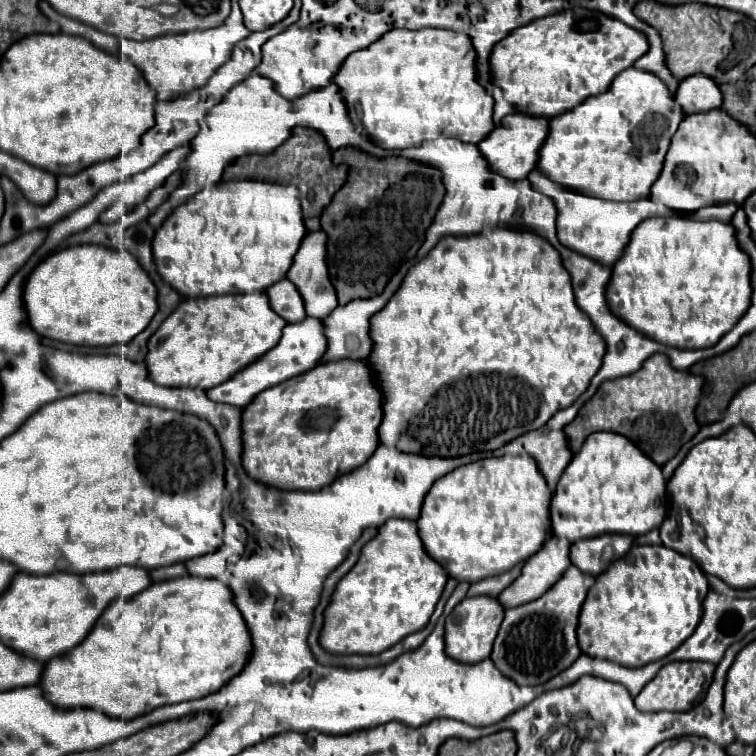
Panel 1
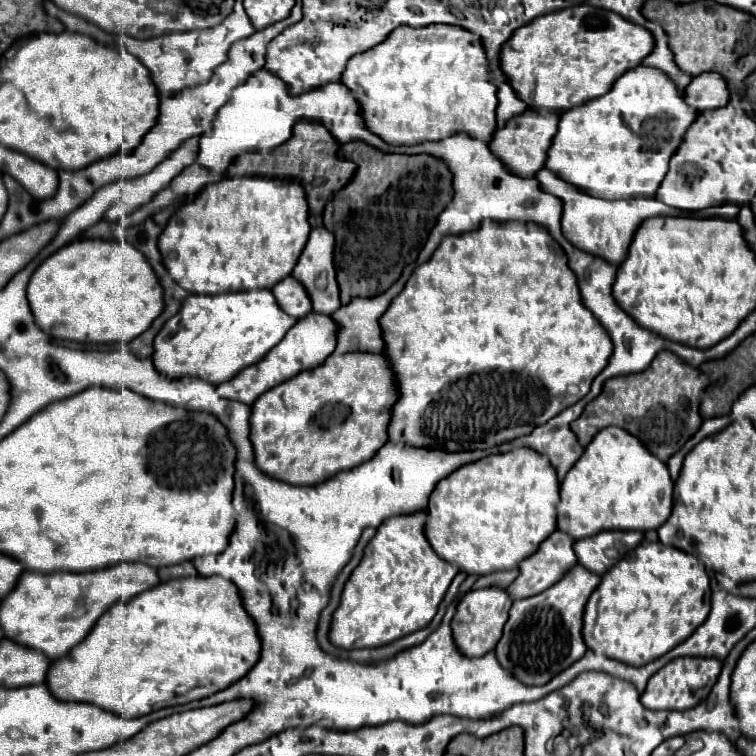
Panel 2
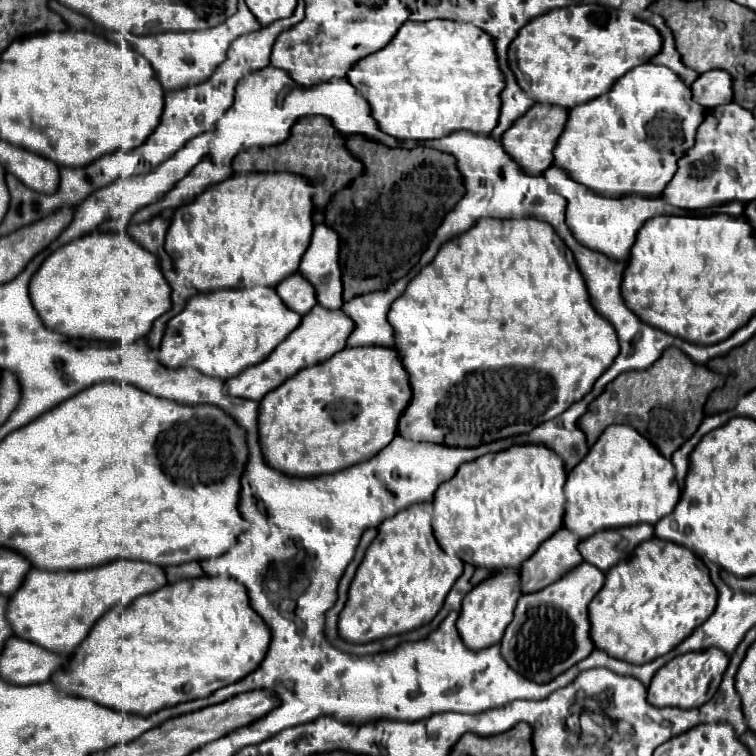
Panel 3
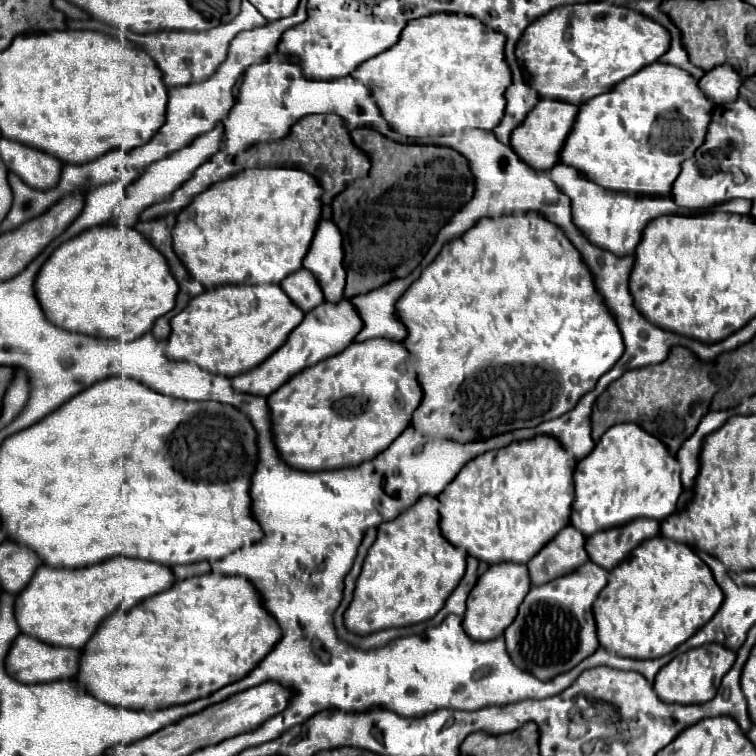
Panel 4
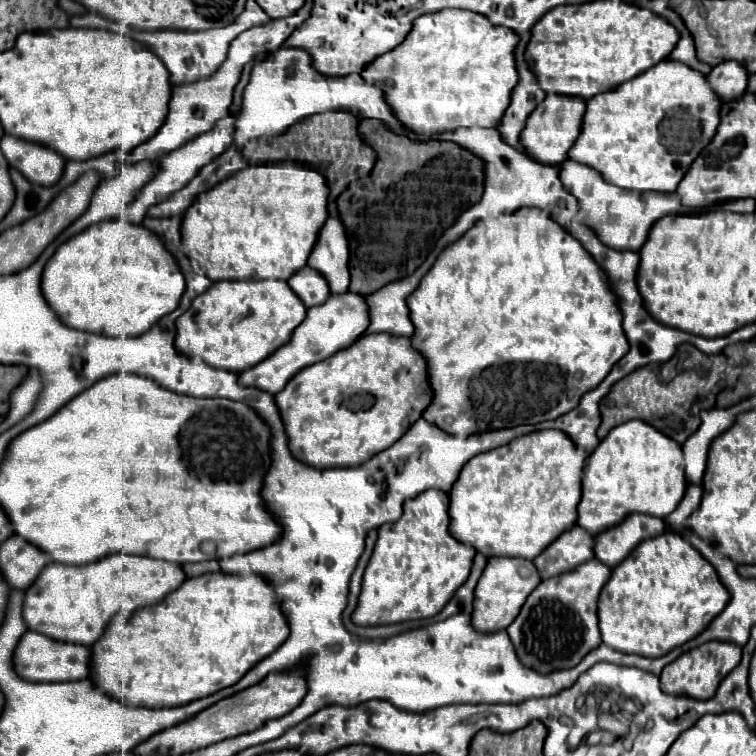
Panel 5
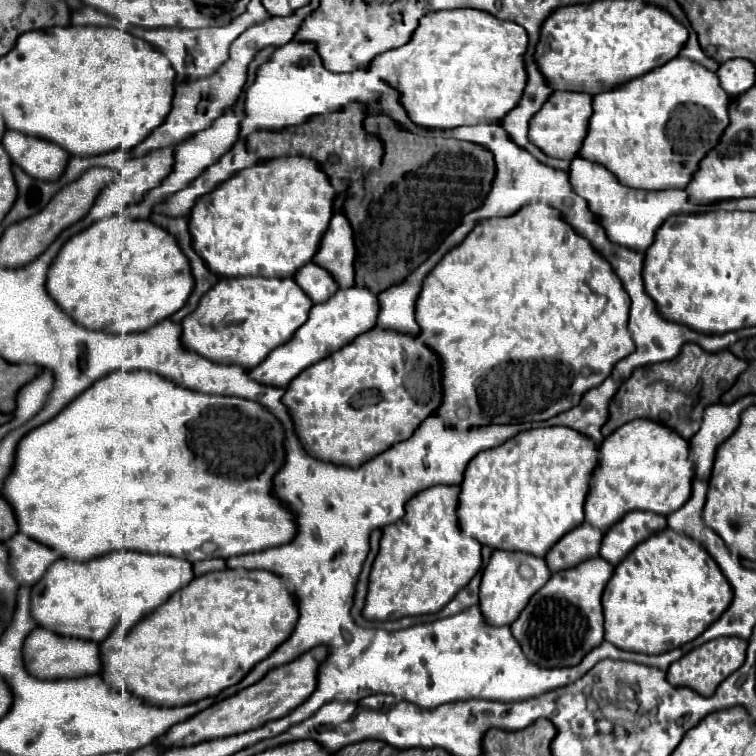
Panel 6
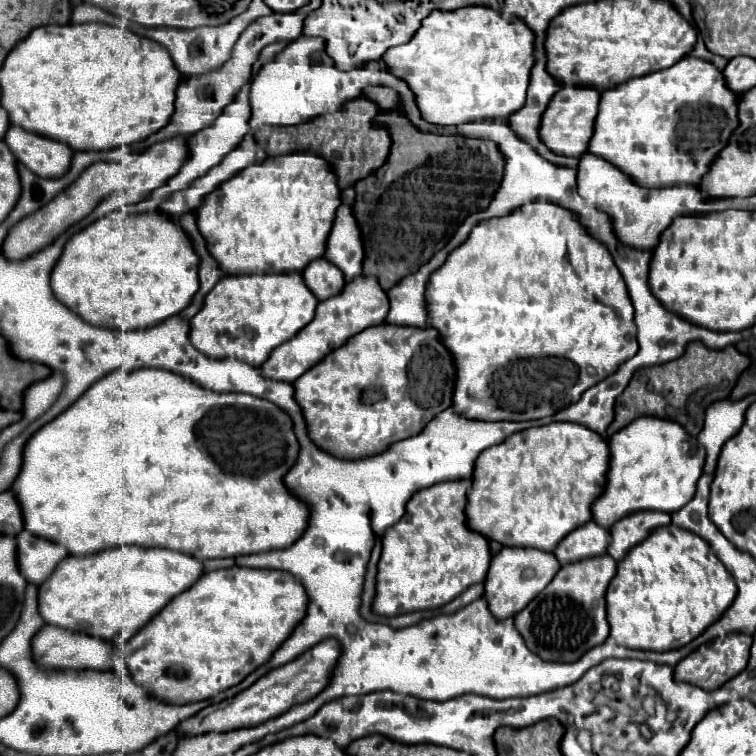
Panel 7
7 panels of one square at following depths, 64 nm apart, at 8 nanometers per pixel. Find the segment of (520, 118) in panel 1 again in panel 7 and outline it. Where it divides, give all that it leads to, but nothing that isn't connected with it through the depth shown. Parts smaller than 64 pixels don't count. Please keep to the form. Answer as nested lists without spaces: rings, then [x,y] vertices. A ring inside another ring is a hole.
[[[560,88],[542,114],[540,128],[538,128],[540,140],[554,154],[580,158],[586,152],[588,140],[594,130],[594,118],[598,114],[598,98],[600,98],[600,92],[592,88]]]

